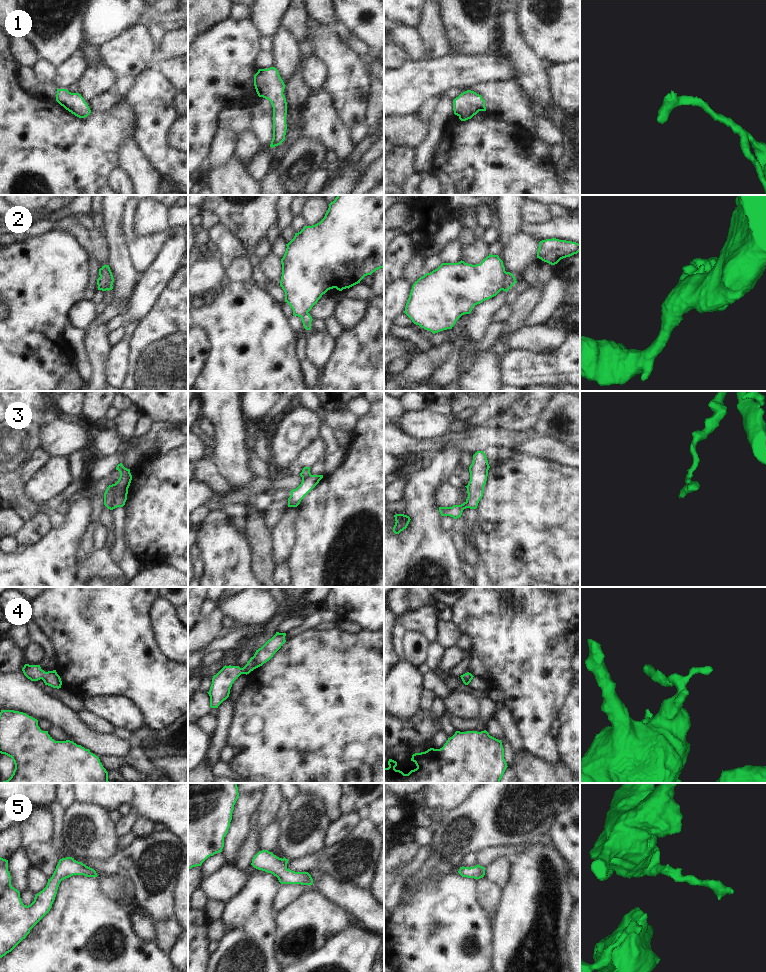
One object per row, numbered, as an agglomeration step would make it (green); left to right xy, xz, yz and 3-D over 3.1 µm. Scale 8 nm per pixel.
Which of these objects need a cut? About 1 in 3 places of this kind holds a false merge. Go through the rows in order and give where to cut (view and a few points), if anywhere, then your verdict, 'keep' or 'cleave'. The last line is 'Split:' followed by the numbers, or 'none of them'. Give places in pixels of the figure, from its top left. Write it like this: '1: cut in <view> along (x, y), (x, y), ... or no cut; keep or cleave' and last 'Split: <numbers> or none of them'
1: no cut; keep
2: cut in yz along (506, 272), (503, 278), (502, 289); cleave
3: cut in xy along (111, 485), (113, 508); cleave
4: no cut; keep
5: no cut; keep
Split: 2, 3

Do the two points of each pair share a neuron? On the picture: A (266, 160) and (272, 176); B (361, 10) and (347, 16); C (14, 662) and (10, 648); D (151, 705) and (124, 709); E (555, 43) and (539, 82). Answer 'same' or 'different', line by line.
A: different
B: same
C: same
D: different
E: different

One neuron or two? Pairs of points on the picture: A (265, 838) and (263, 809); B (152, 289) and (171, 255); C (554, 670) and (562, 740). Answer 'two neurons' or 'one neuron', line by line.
A: two neurons
B: one neuron
C: two neurons

